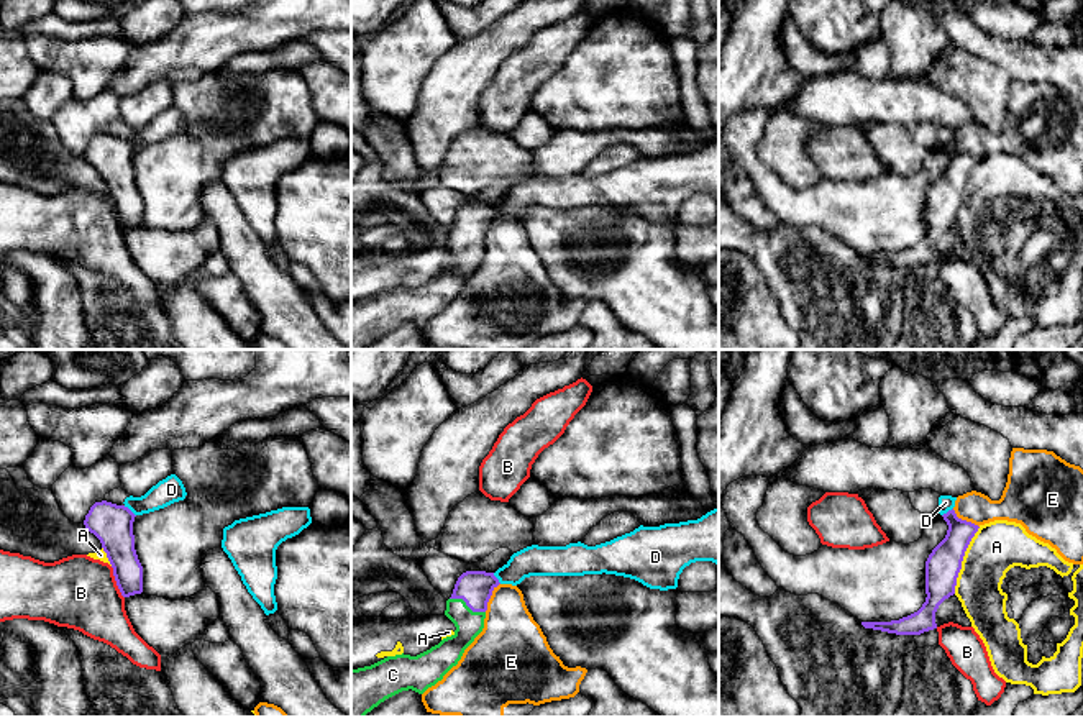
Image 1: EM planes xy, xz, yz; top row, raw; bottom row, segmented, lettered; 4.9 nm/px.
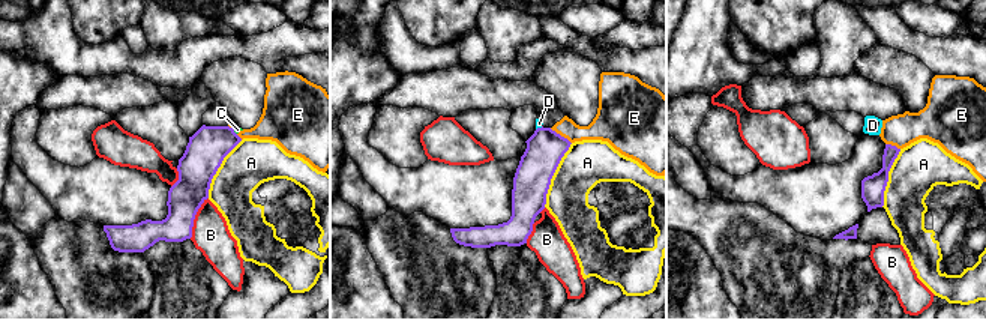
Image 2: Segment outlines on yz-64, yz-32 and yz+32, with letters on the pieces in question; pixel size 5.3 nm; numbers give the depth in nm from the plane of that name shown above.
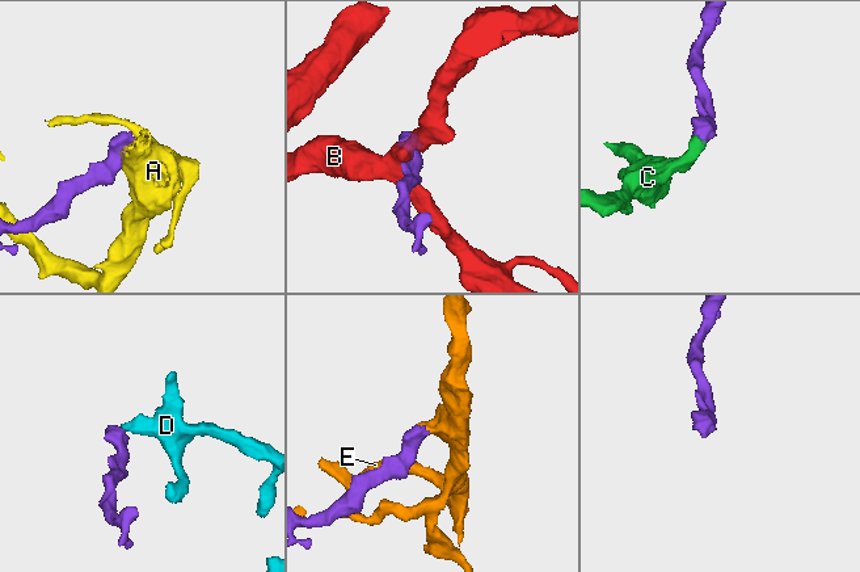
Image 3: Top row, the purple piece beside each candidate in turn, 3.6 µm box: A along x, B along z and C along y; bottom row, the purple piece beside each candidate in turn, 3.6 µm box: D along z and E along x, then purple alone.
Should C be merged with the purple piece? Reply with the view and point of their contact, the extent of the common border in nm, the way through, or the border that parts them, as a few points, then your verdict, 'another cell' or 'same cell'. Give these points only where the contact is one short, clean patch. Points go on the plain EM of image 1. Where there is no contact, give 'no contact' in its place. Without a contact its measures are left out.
contact xz (468, 238); length 190 nm; way xz (475, 220), (468, 238), (468, 261), (448, 284); same cell

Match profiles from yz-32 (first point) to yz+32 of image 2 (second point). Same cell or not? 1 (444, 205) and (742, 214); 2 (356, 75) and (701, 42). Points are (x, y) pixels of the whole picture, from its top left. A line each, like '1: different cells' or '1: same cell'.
1: different cells
2: same cell

